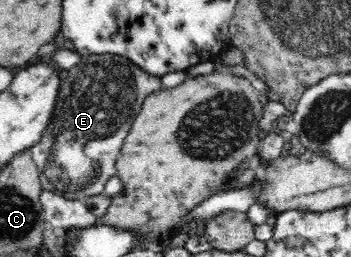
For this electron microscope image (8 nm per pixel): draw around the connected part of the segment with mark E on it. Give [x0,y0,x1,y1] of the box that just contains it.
[28,53,163,200]

